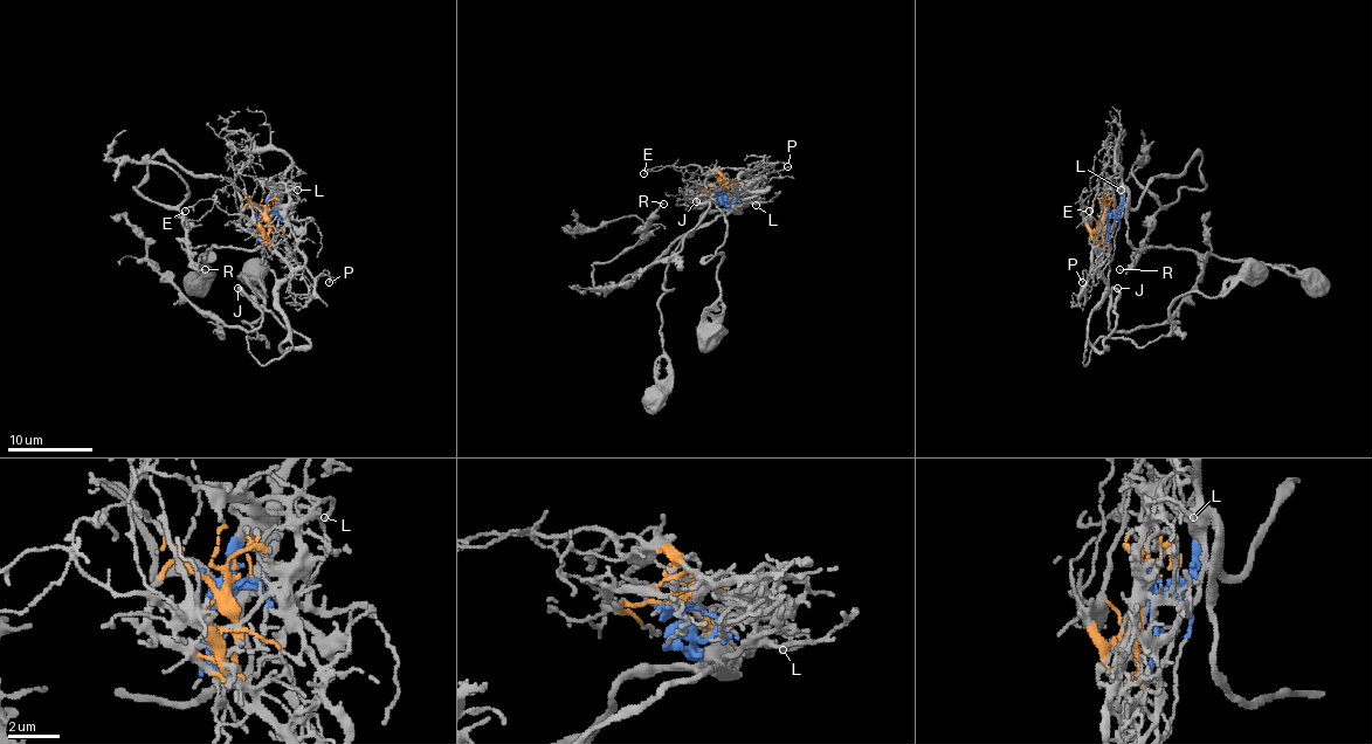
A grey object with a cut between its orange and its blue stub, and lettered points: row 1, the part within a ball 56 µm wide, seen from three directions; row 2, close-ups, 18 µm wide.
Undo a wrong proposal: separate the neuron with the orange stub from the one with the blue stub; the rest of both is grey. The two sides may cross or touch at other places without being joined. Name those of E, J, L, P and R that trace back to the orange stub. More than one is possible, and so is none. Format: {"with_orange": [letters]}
{"with_orange": ["E", "J", "P"]}

